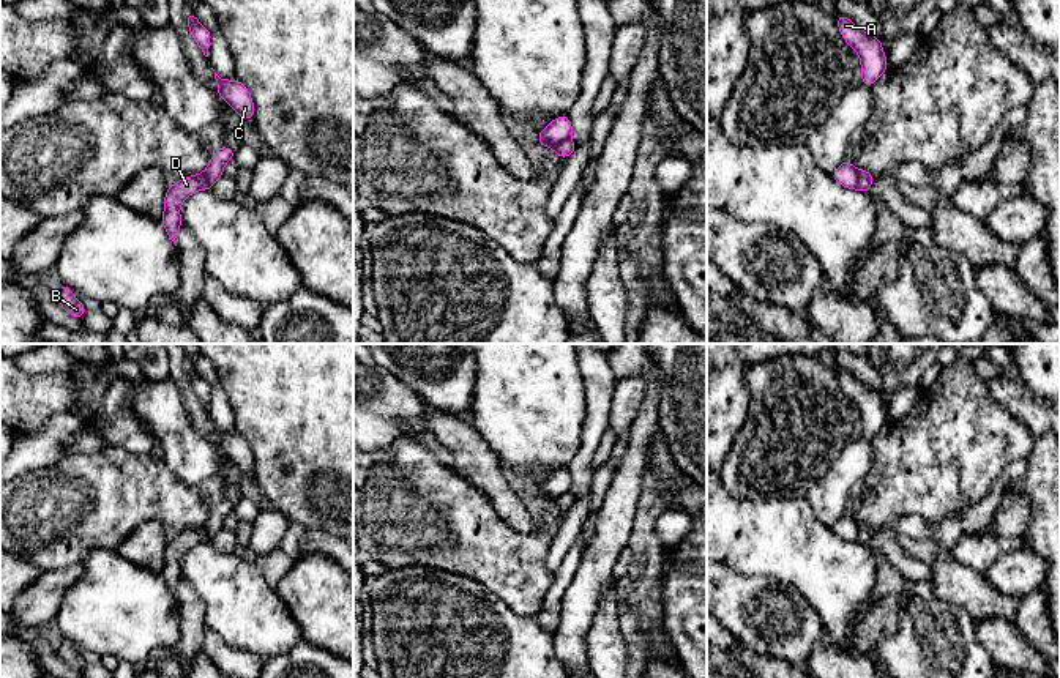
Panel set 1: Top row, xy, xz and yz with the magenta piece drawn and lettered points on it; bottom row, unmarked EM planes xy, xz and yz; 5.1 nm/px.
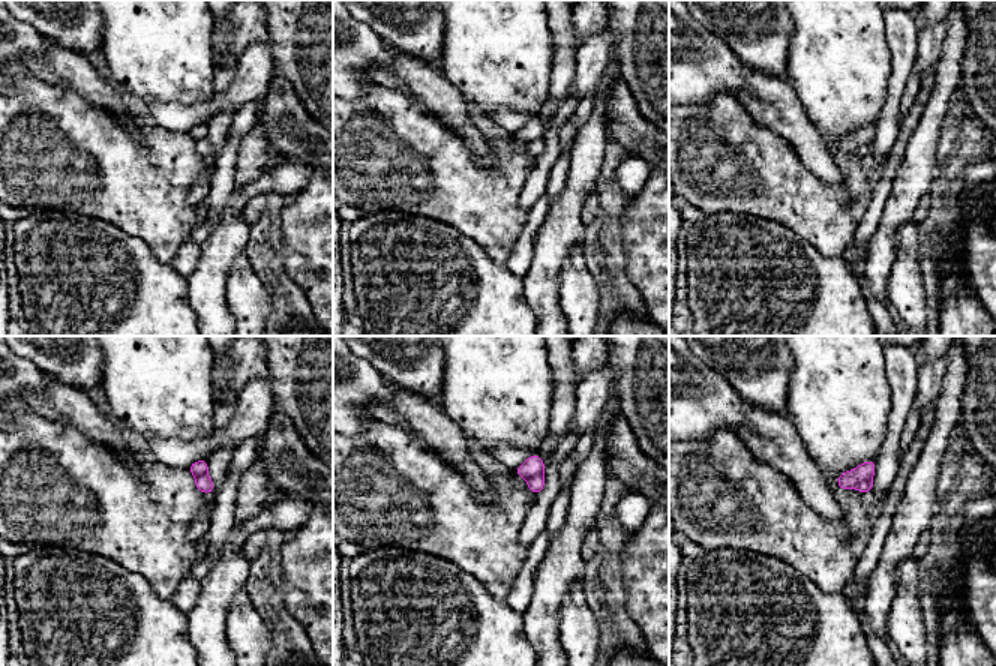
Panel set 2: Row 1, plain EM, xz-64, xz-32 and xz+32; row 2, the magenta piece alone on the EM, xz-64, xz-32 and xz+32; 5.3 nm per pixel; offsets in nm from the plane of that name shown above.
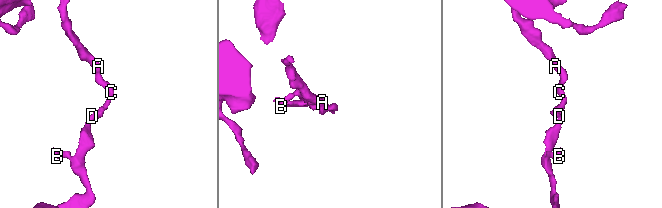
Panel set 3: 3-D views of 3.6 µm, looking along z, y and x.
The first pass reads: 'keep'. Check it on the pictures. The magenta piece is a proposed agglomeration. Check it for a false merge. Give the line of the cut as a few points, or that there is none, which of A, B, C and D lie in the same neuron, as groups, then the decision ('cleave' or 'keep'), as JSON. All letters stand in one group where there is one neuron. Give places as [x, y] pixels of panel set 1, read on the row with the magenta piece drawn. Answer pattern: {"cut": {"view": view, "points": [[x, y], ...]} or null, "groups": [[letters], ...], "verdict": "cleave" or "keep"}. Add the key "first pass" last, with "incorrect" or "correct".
{"cut": {"view": "yz", "points": [[858, 171], [858, 185], [855, 188]]}, "groups": [["A", "C"], ["B", "D"]], "verdict": "cleave", "first pass": "incorrect"}

